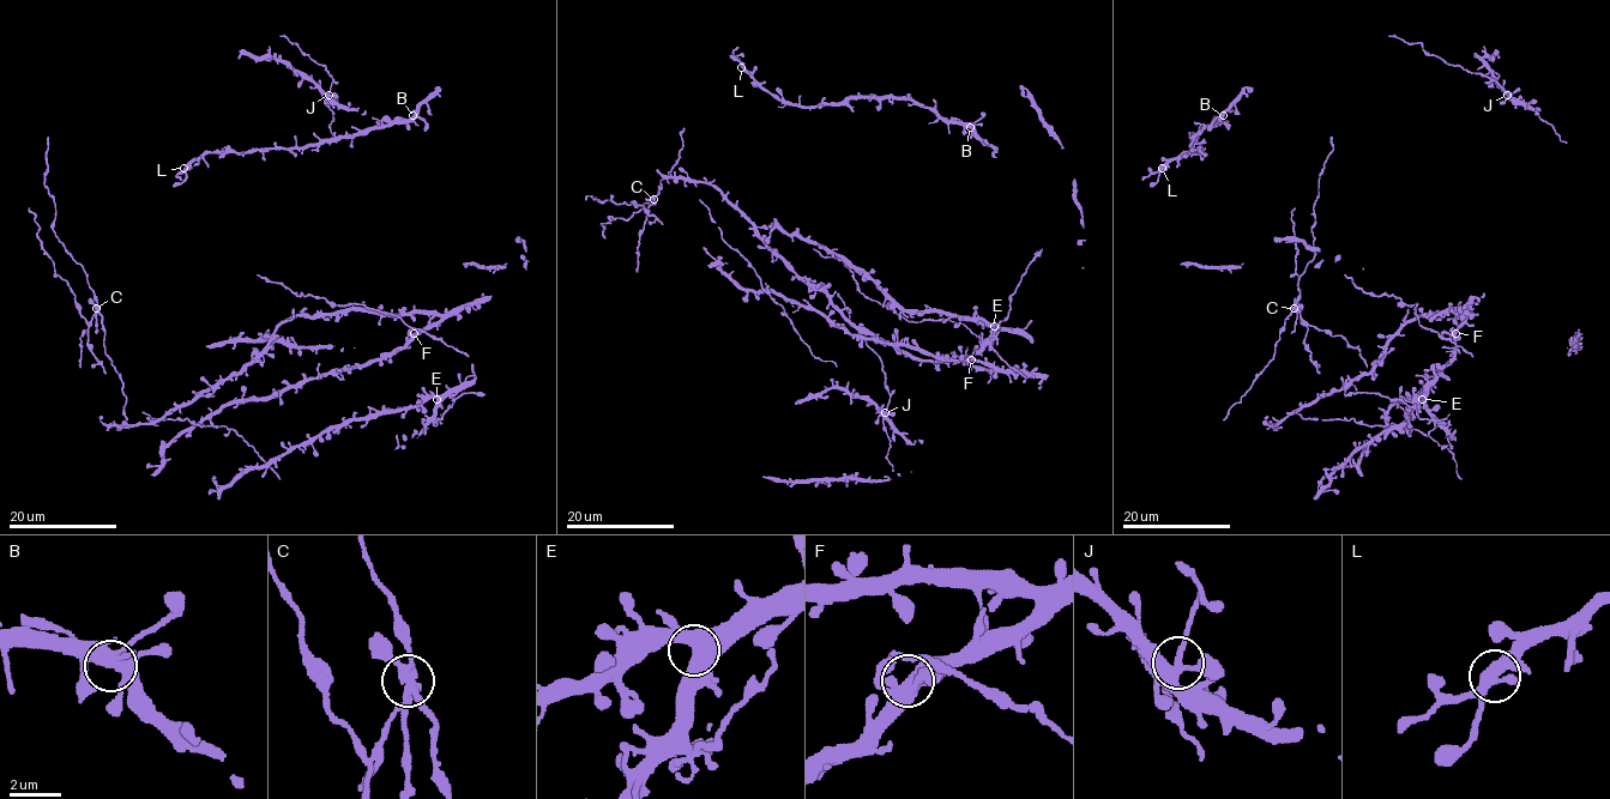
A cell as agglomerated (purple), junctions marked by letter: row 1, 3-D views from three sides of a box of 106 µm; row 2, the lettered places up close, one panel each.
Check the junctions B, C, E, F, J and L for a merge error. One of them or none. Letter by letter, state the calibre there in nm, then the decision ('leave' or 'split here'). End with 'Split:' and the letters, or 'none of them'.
B: 440 nm thick; leave
C: 300 nm thick; split here
E: 550 nm thick; leave
F: 460 nm thick; leave
J: 340 nm thick; leave
L: 320 nm thick; leave
Split: C

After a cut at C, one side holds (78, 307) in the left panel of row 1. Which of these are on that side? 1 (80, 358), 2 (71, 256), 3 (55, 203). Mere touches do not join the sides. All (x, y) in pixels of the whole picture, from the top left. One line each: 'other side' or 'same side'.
1: same side
2: other side
3: other side

